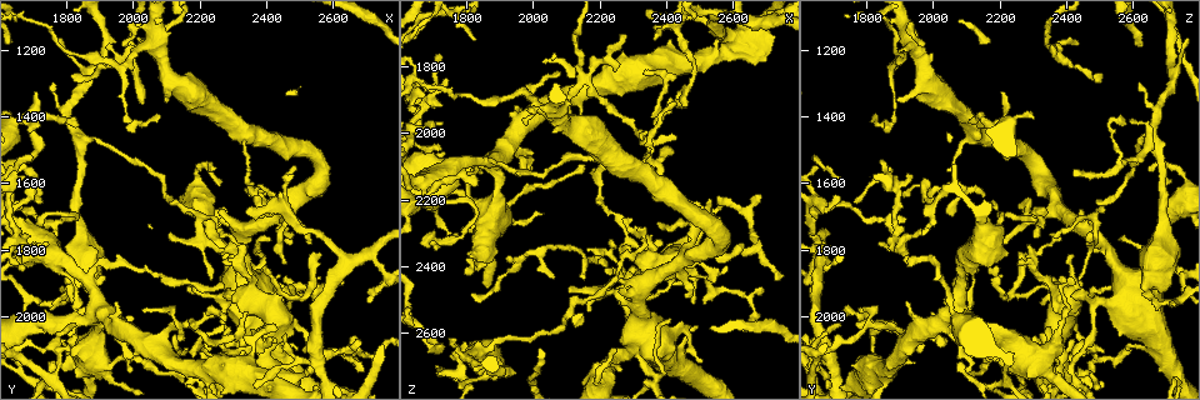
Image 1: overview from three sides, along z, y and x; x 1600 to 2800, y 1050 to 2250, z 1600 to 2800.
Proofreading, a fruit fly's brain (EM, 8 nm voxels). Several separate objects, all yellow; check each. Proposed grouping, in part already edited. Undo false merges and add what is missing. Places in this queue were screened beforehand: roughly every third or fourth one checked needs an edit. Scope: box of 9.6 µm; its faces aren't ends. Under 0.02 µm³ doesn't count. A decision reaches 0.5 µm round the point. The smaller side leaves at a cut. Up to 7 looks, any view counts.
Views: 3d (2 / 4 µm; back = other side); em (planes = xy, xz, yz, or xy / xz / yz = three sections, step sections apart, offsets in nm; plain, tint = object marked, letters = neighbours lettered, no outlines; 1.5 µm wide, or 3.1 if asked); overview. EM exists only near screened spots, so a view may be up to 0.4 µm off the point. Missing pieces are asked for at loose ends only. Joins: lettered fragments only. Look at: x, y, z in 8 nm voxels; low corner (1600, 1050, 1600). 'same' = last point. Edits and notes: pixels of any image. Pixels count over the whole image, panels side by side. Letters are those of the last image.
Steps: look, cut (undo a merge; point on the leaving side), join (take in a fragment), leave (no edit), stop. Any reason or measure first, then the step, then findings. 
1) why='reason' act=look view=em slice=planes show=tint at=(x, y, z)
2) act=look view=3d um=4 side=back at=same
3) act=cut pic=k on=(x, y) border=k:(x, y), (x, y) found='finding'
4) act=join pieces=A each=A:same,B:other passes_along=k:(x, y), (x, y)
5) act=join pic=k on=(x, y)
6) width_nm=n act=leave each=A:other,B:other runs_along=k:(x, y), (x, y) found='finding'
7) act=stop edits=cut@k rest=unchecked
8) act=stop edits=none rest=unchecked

why='an open end' act=look view=3d um=4 at=(2060, 1190, 2430)

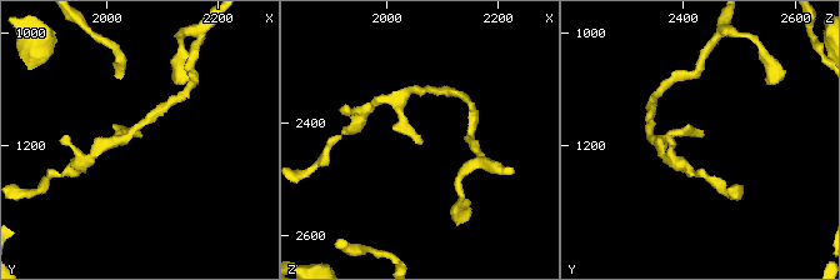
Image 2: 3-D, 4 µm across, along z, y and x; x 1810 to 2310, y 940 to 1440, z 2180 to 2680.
why='now the EM' act=look view=em slice=xz step=8 show=letters at=(2065, 1185, 2435)

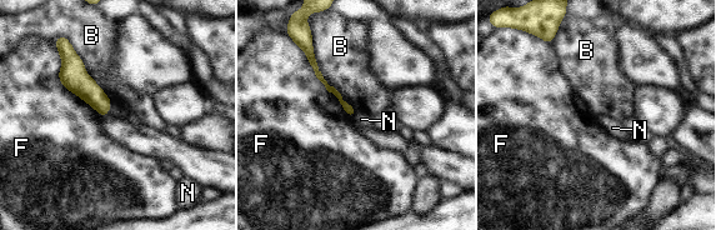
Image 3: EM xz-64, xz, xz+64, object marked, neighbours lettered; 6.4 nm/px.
act=look view=em slice=planes show=letters at=same

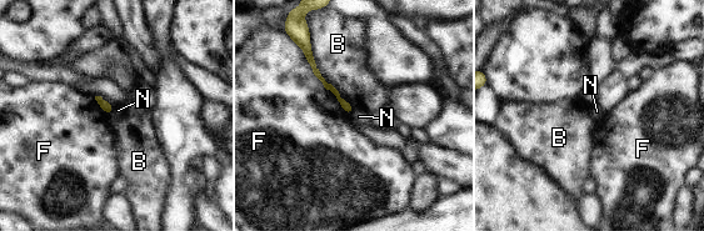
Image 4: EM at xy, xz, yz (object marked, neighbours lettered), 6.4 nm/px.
longest_contact=F:550nm act=leave each=B:other,F:other,N:other runs_along=4:(308, 53), (316, 74), (349, 111) found='no lettered fragment goes on from it'

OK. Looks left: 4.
why='thin end' act=look view=3d um=2 at=(1710, 1960, 2720)

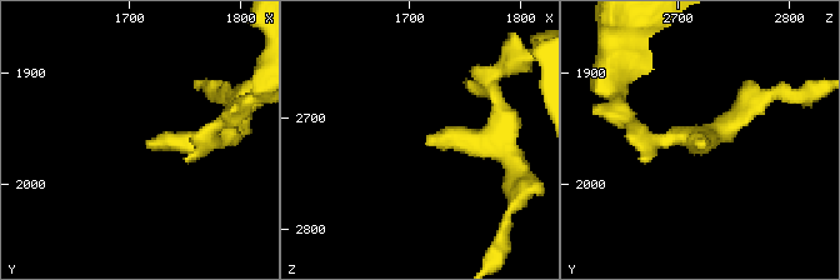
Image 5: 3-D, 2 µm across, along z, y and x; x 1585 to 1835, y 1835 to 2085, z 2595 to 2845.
why='need the tissue' act=look view=em slice=planes show=tint at=(1716, 1964, 2728)

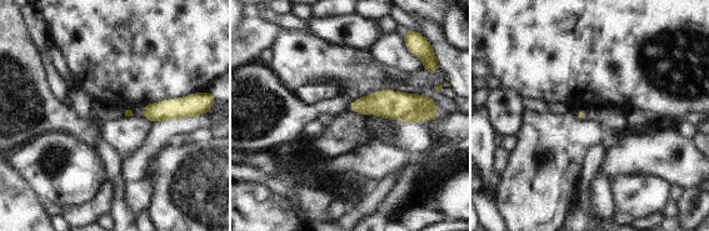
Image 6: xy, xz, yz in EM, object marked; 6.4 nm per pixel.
act=look view=em slice=planes show=letters at=same

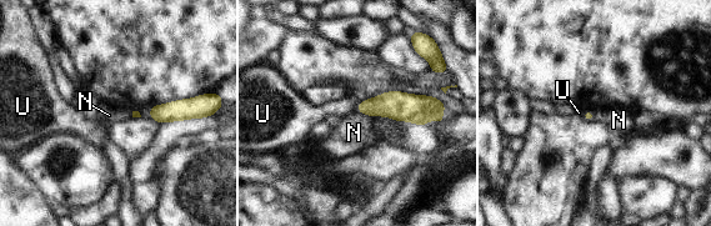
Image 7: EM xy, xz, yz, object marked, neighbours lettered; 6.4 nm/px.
act=leave each=N:other,U:other runs_along=7:(360, 106), (407, 106), (432, 116) found='no lettered fragment goes on from it'

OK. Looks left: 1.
why='free end' act=look view=em slice=planes show=letters at=(2270, 1840, 2260)

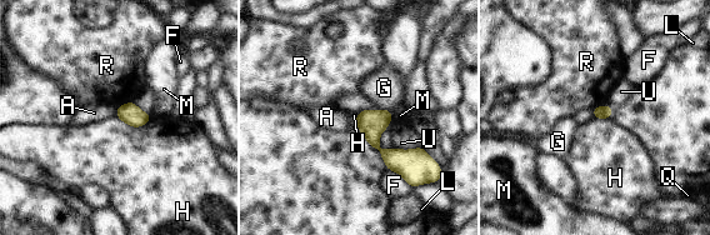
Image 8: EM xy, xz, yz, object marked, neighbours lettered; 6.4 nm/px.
longest_contact=H:240nm act=leave each=A:other,F:other,G:other,H:other,L:other,M:other,Q:other,R:other,U:other found='none of them fits'

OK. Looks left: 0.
act=stop edits=none rest=unchecked

